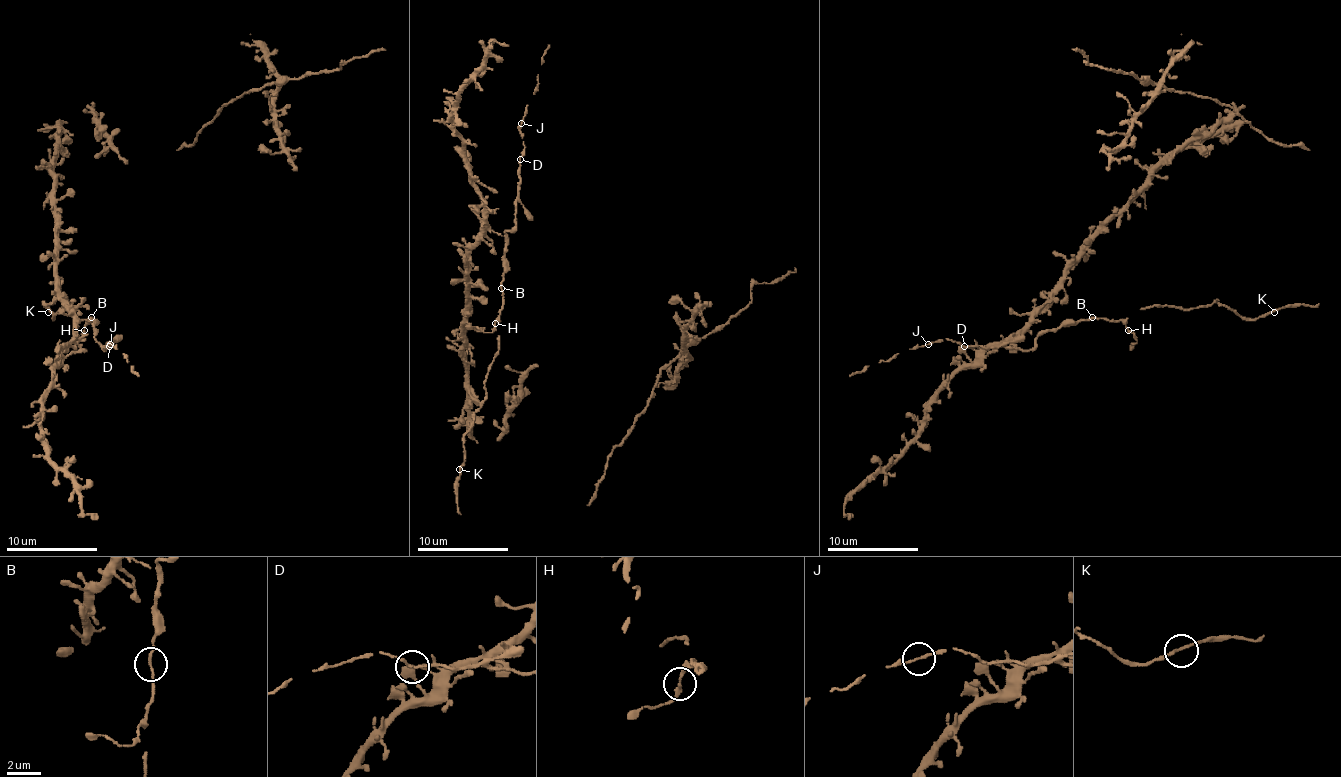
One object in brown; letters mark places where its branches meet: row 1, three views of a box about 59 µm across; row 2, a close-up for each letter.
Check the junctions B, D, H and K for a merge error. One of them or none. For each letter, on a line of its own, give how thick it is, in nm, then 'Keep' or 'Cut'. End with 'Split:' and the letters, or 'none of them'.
B: Thickness 140 nm. Keep
D: Thickness 150 nm. Keep
H: Thickness 180 nm. Keep
K: Thickness 150 nm. Keep
Split: none of them

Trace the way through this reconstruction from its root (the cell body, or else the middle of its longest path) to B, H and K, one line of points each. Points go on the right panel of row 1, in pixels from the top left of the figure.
B: (1160, 166), (1087, 244), (1062, 287), (1033, 316), (1042, 330), (1076, 325), (1092, 316)
H: (1160, 166), (1087, 244), (1062, 287), (1033, 316), (1042, 330), (1058, 330), (1092, 319), (1121, 321), (1128, 330)
K: (1160, 166), (1033, 316), (1042, 330), (1126, 321), (1155, 305), (1221, 303), (1246, 319), (1274, 312)

